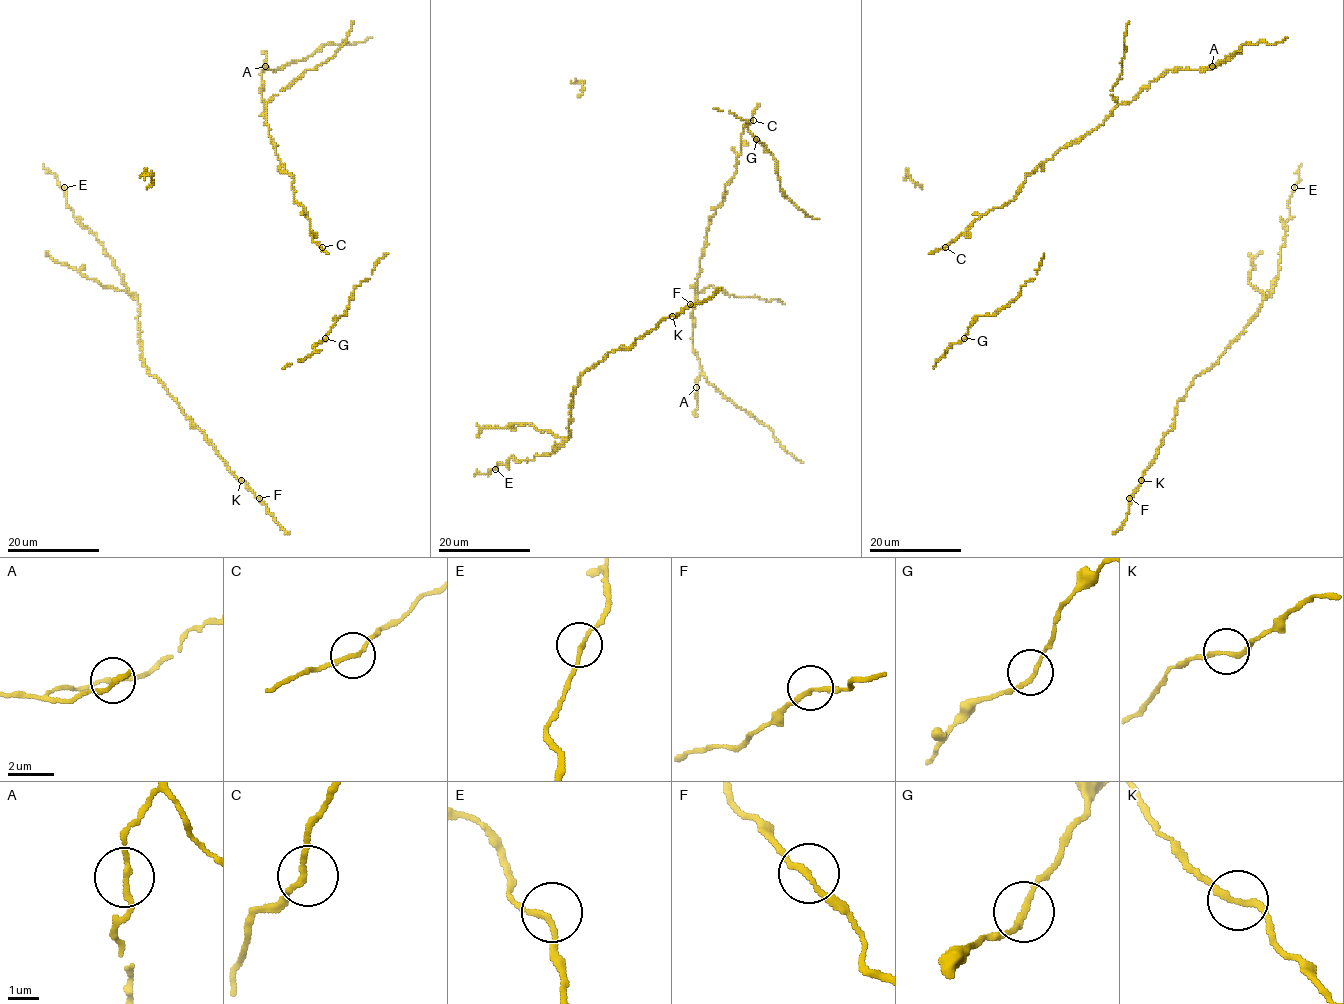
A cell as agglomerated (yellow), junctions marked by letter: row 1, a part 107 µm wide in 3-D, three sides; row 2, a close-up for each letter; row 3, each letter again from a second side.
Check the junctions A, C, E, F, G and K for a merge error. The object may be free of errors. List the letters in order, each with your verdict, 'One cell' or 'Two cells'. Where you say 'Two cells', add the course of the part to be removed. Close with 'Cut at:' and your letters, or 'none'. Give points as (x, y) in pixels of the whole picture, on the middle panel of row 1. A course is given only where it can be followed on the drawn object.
A: One cell
C: One cell
E: One cell
F: One cell
G: One cell
K: One cell
Cut at: none

